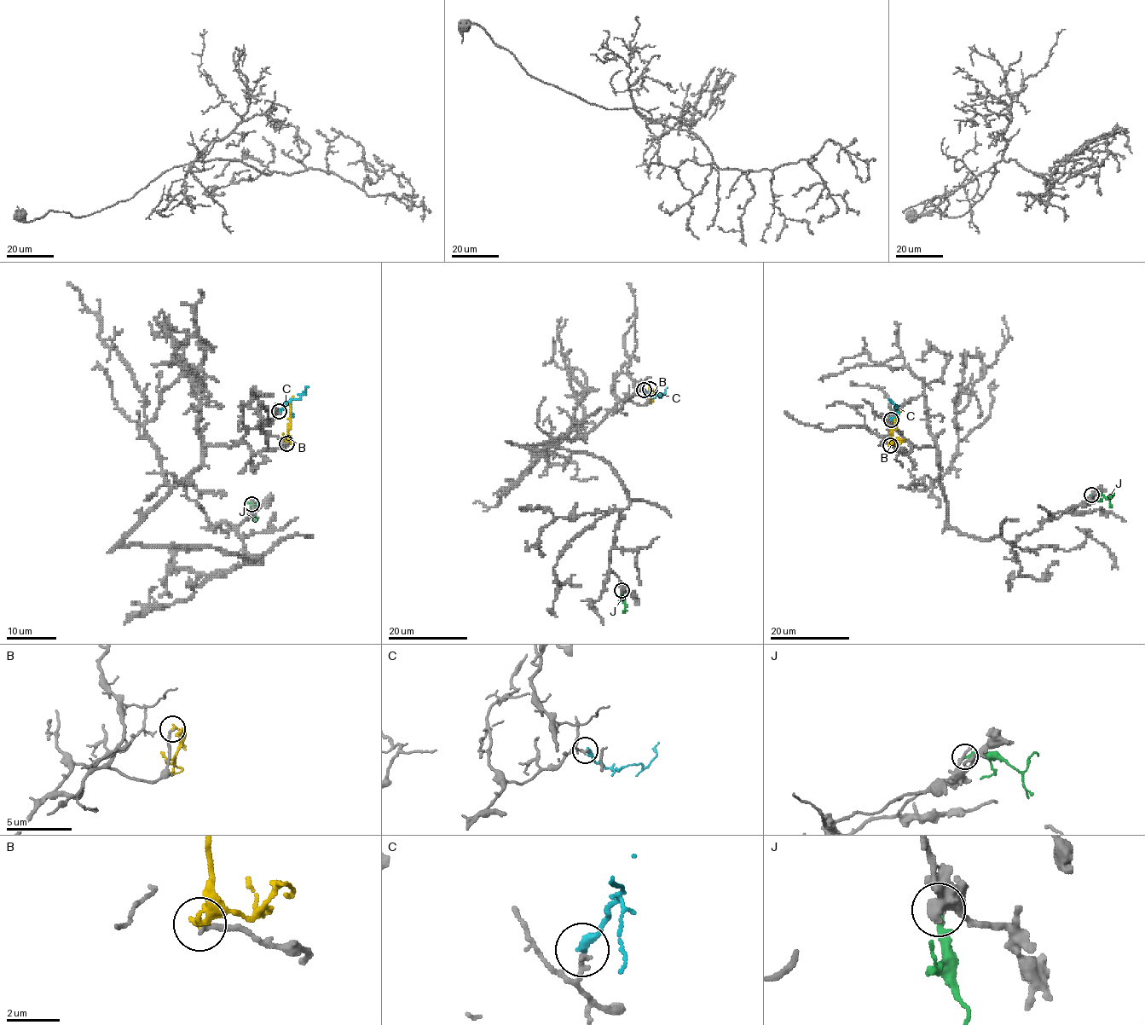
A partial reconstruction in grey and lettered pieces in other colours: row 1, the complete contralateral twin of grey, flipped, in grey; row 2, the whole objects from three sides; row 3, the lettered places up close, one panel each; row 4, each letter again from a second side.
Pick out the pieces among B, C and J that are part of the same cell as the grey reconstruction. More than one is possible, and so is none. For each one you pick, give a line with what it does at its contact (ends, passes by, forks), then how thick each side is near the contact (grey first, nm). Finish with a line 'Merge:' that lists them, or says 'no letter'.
Merge: no letter

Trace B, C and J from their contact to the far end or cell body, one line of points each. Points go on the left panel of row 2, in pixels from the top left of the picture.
B: (286, 443), (288, 442), (292, 396)
C: (279, 412), (287, 402), (301, 396), (307, 385)
J: (251, 505), (257, 511), (254, 521)

